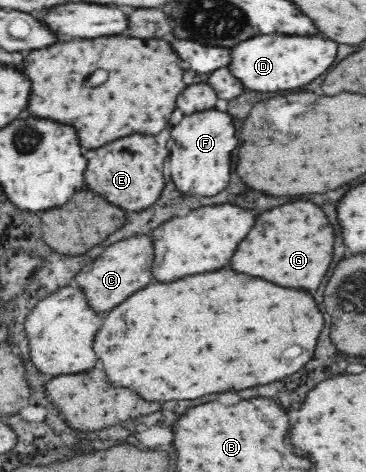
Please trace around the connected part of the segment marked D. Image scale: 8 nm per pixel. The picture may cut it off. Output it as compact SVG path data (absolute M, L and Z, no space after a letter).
M262 34L230 48L230 74L250 90L276 92L304 86L324 74L336 56L336 42L324 38Z

